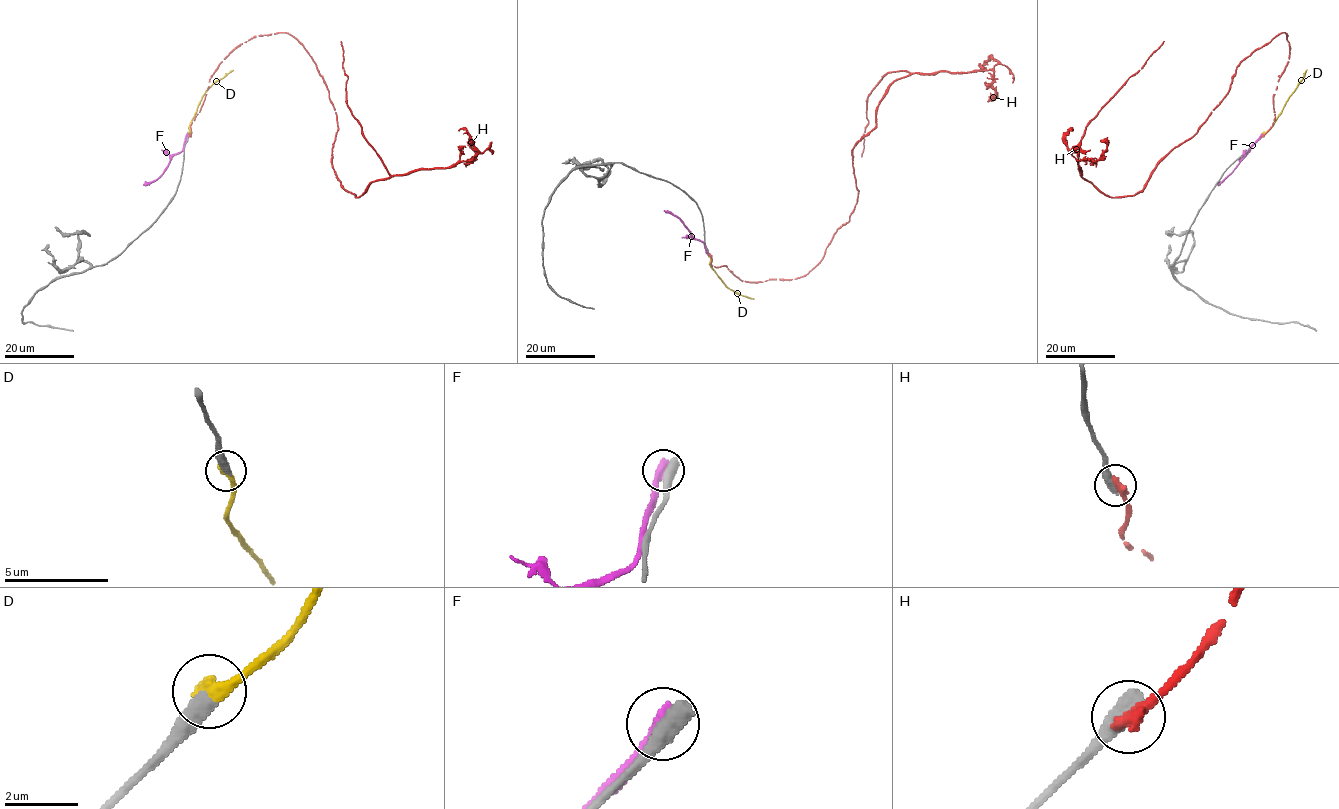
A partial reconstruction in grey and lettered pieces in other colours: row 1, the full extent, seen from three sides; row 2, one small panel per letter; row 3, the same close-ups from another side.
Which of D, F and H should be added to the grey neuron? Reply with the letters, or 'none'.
D

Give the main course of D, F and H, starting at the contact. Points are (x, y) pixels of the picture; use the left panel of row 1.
D: (188, 133), (203, 94), (233, 70)
F: (187, 135), (182, 150), (172, 158), (167, 168), (155, 180), (143, 185)
H: (189, 135), (223, 58), (288, 33), (322, 77), (332, 168), (358, 197), (390, 175), (347, 104), (341, 41)

